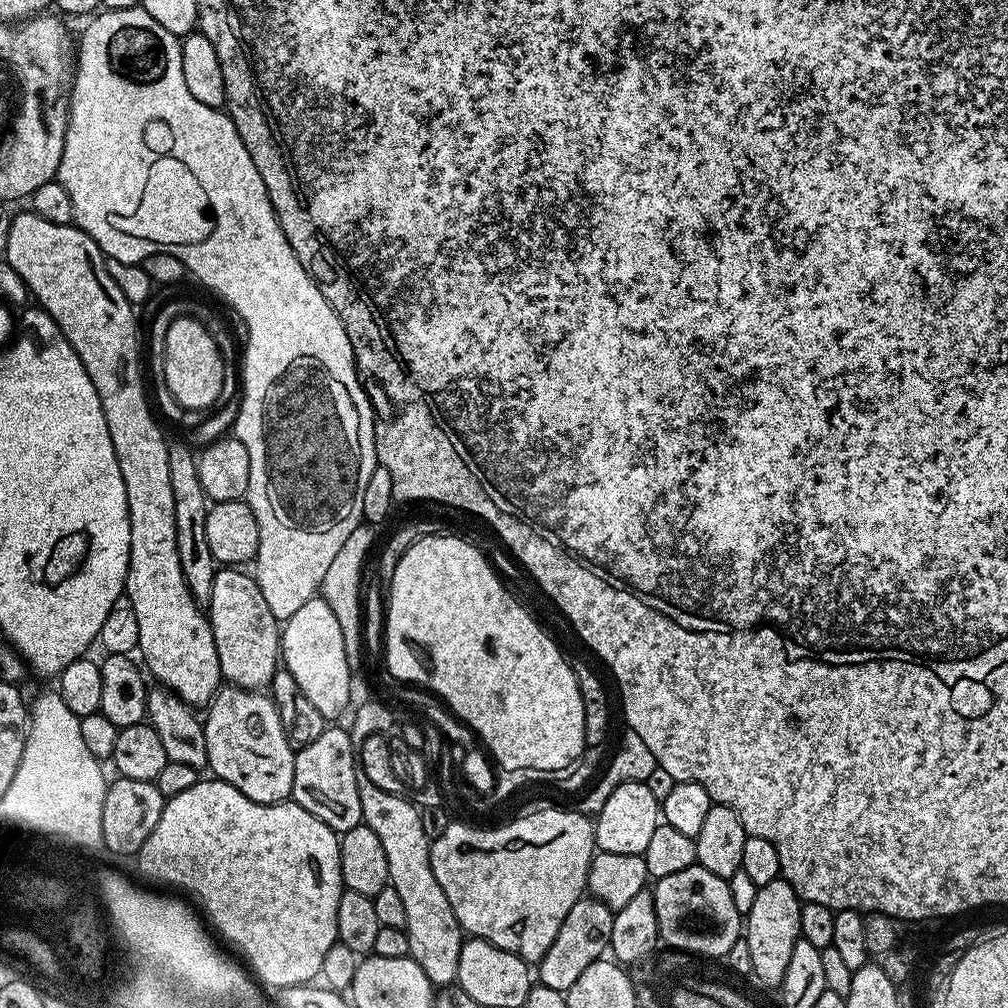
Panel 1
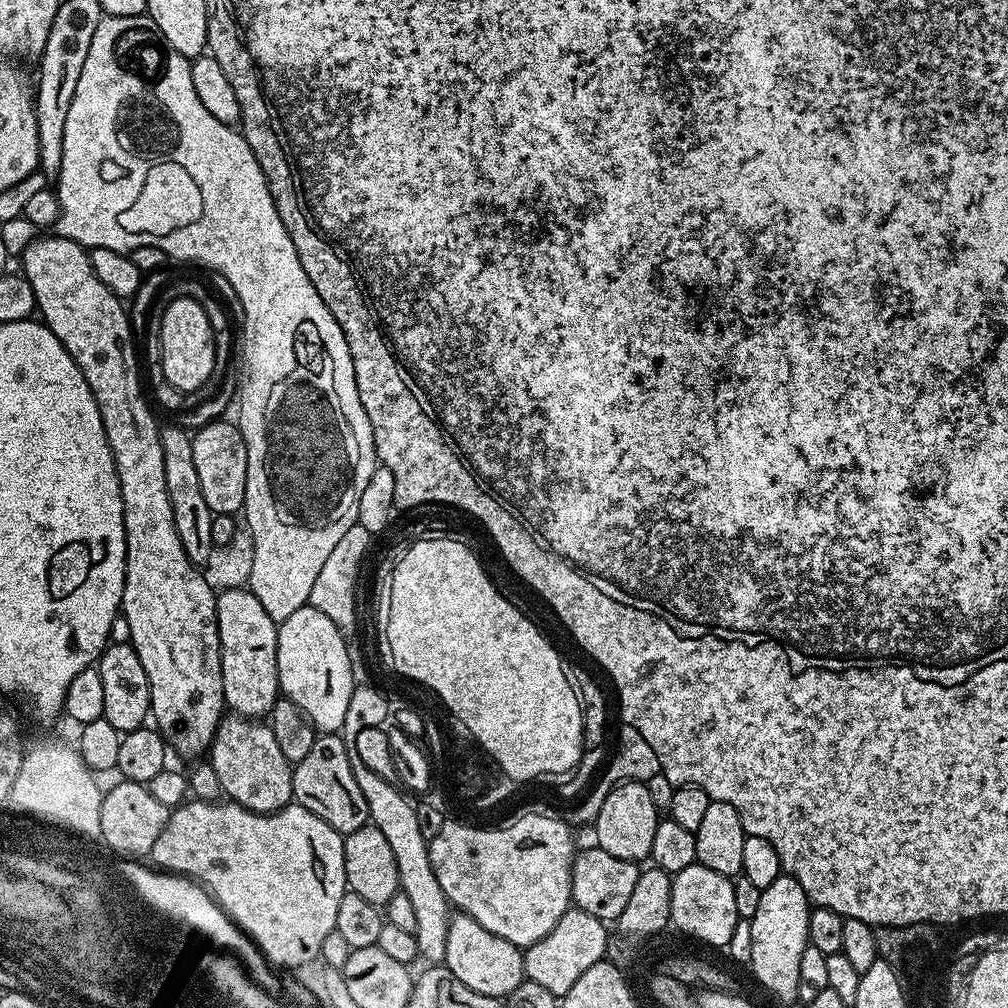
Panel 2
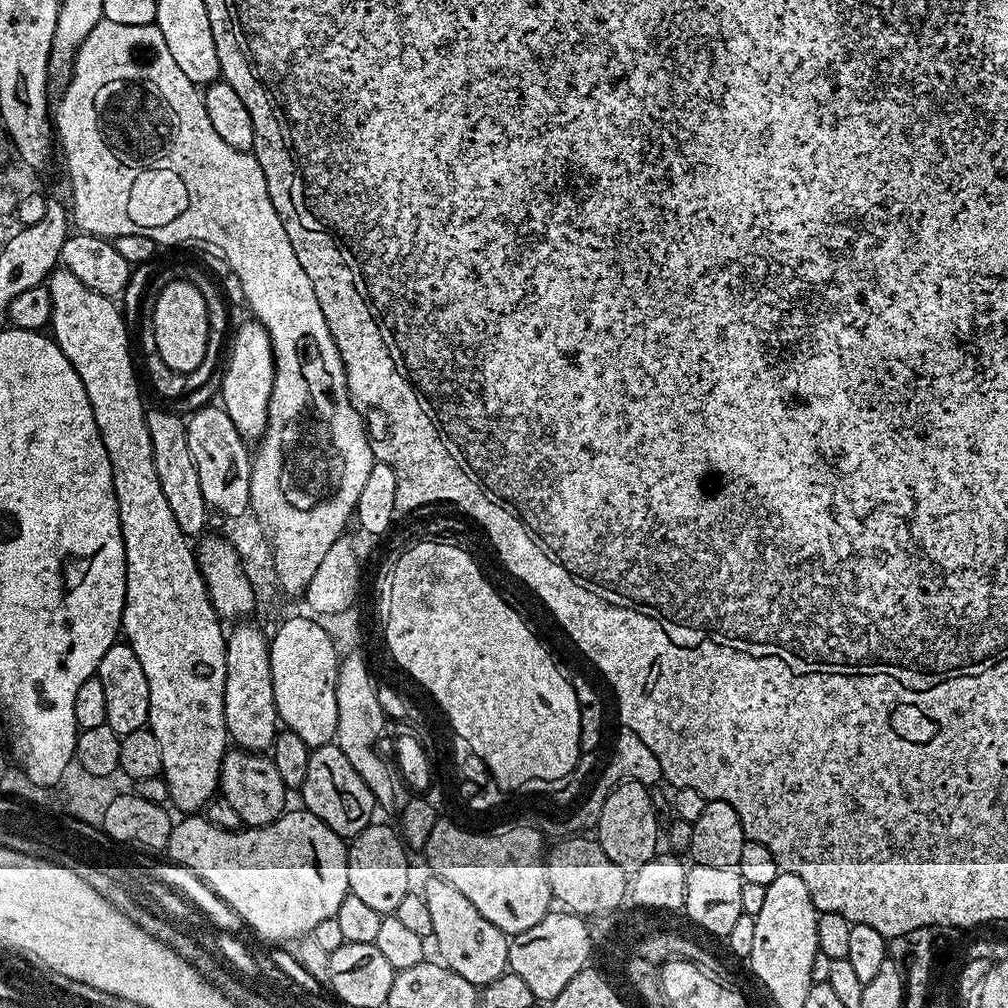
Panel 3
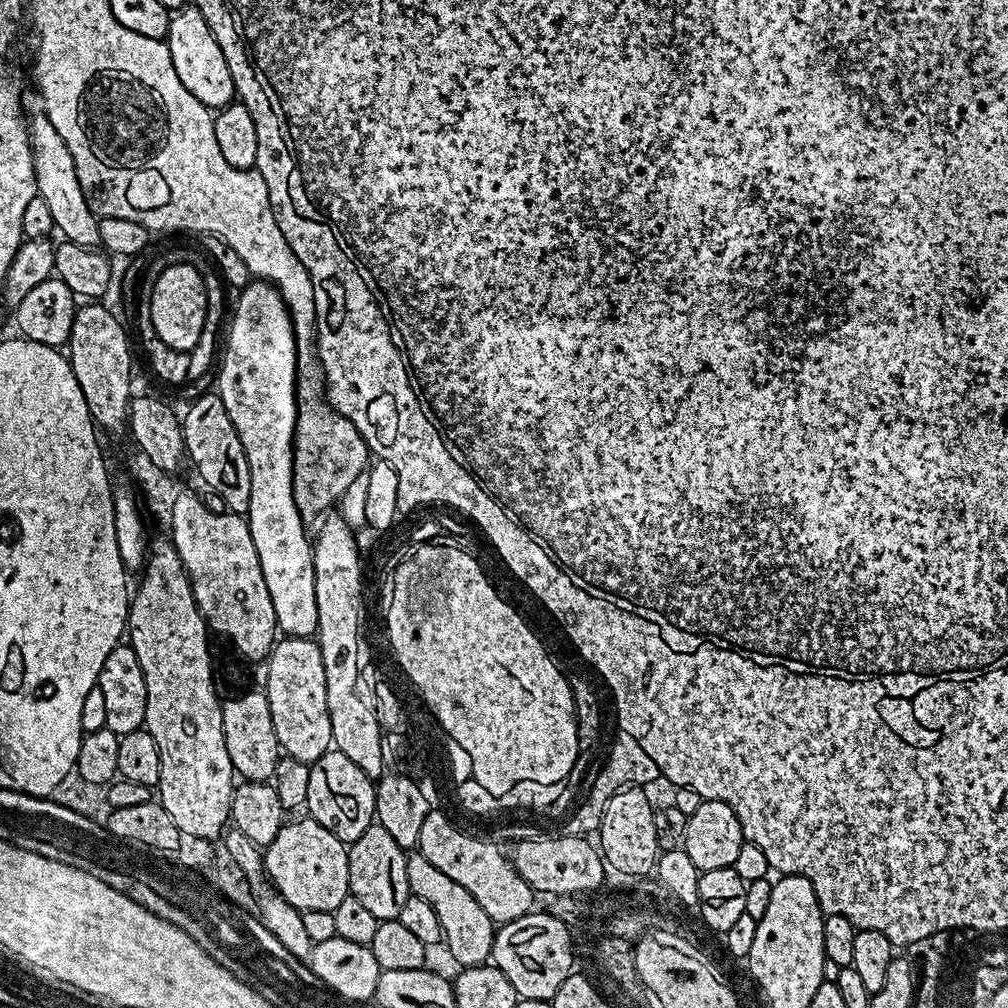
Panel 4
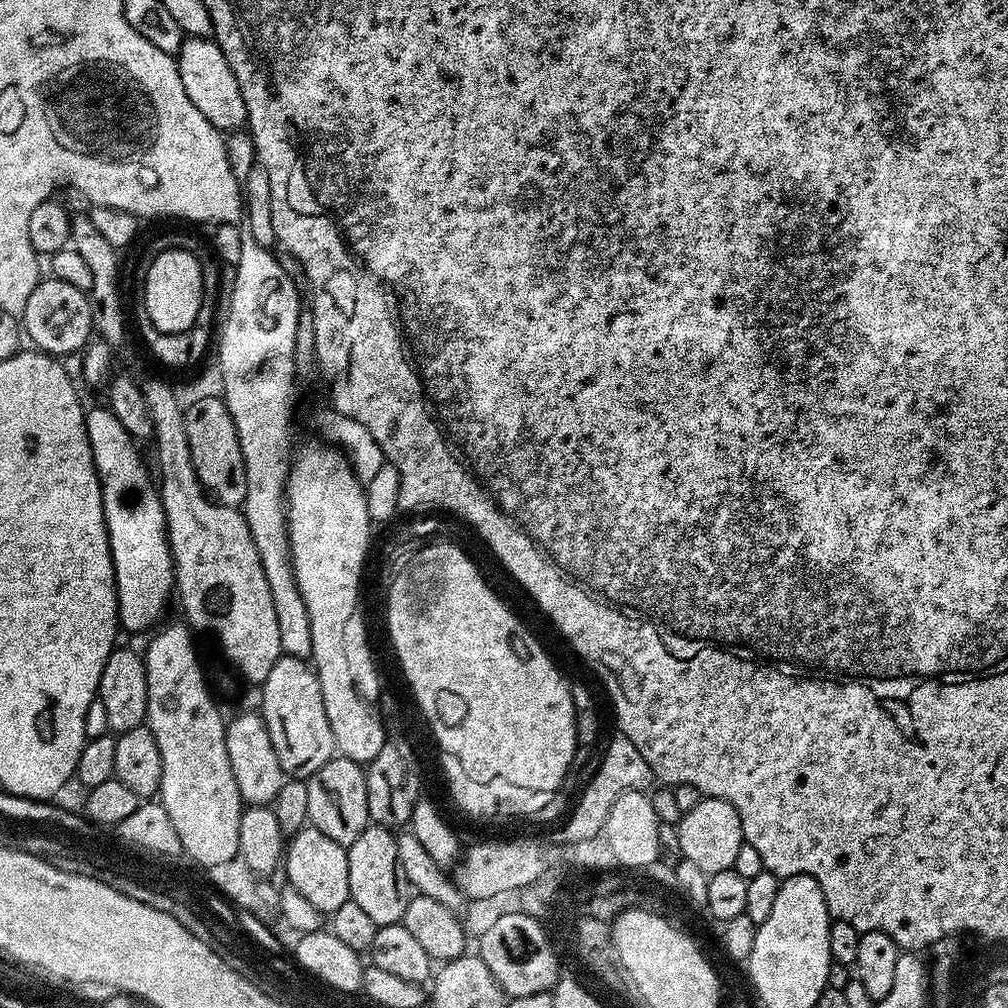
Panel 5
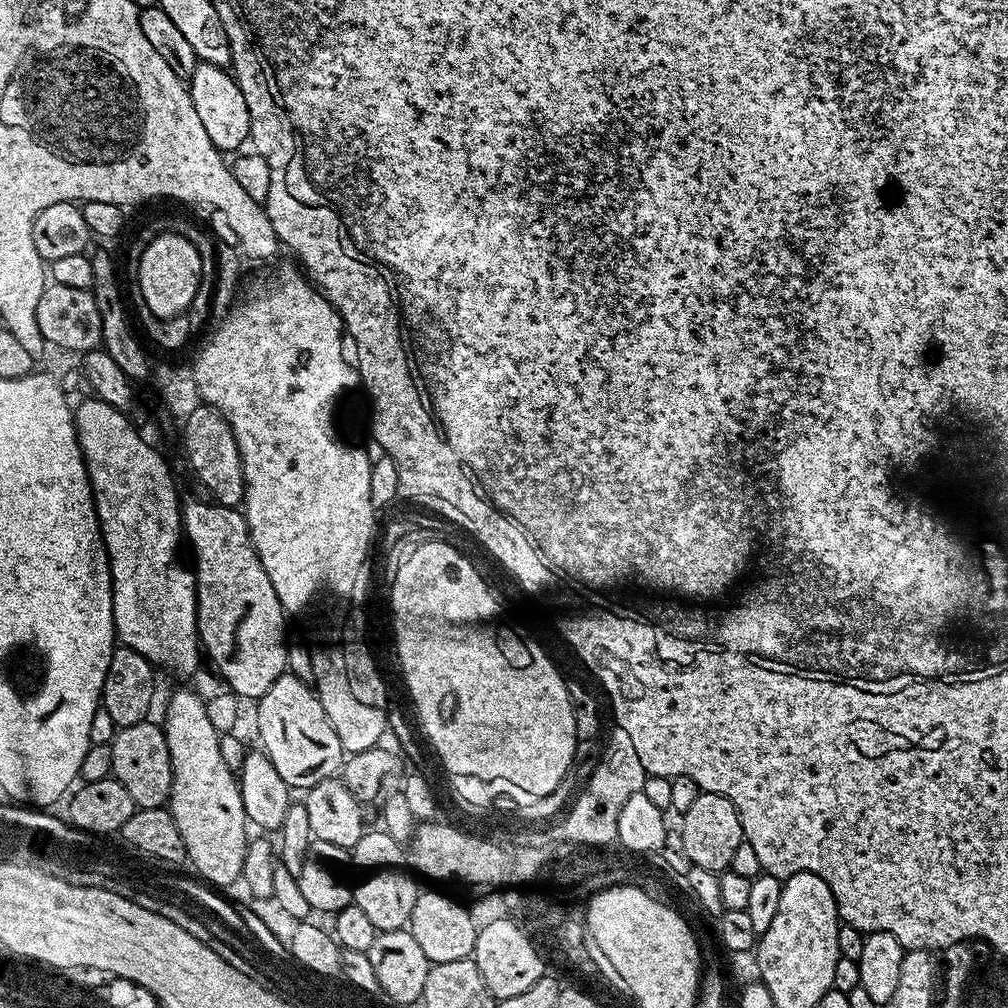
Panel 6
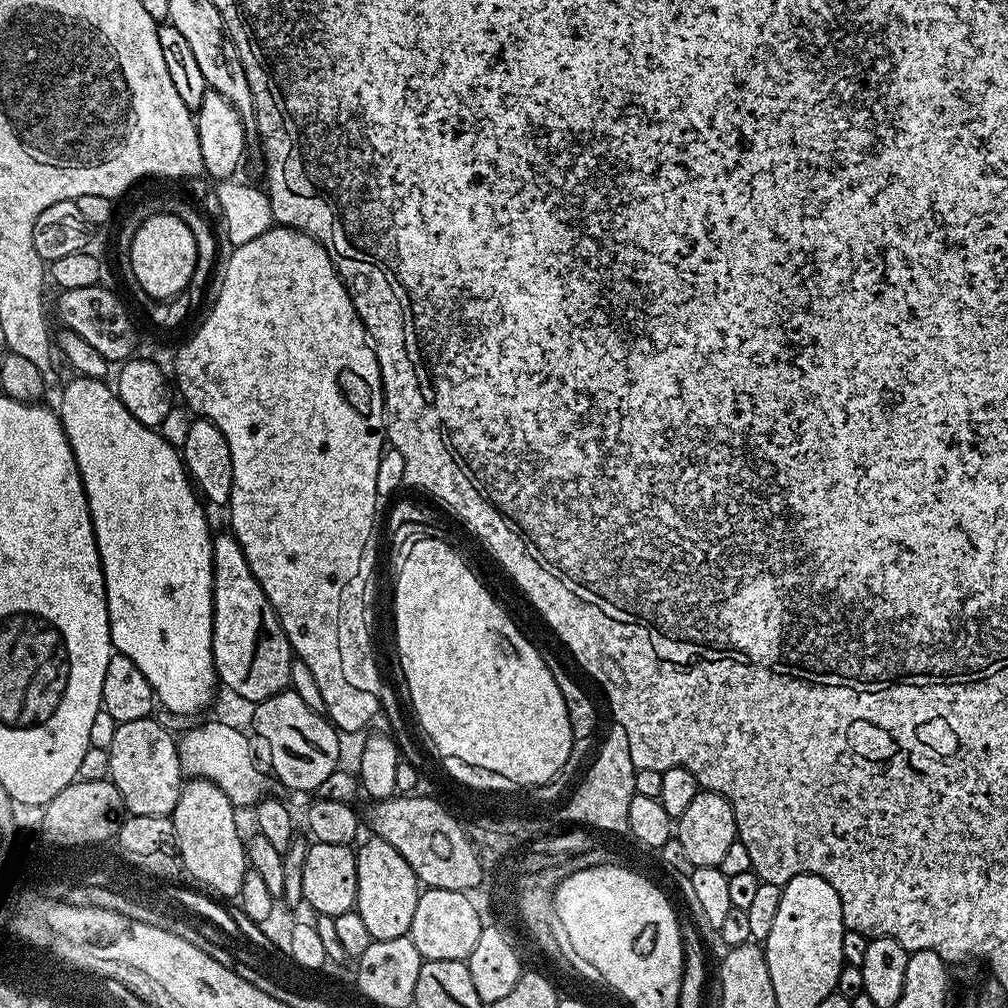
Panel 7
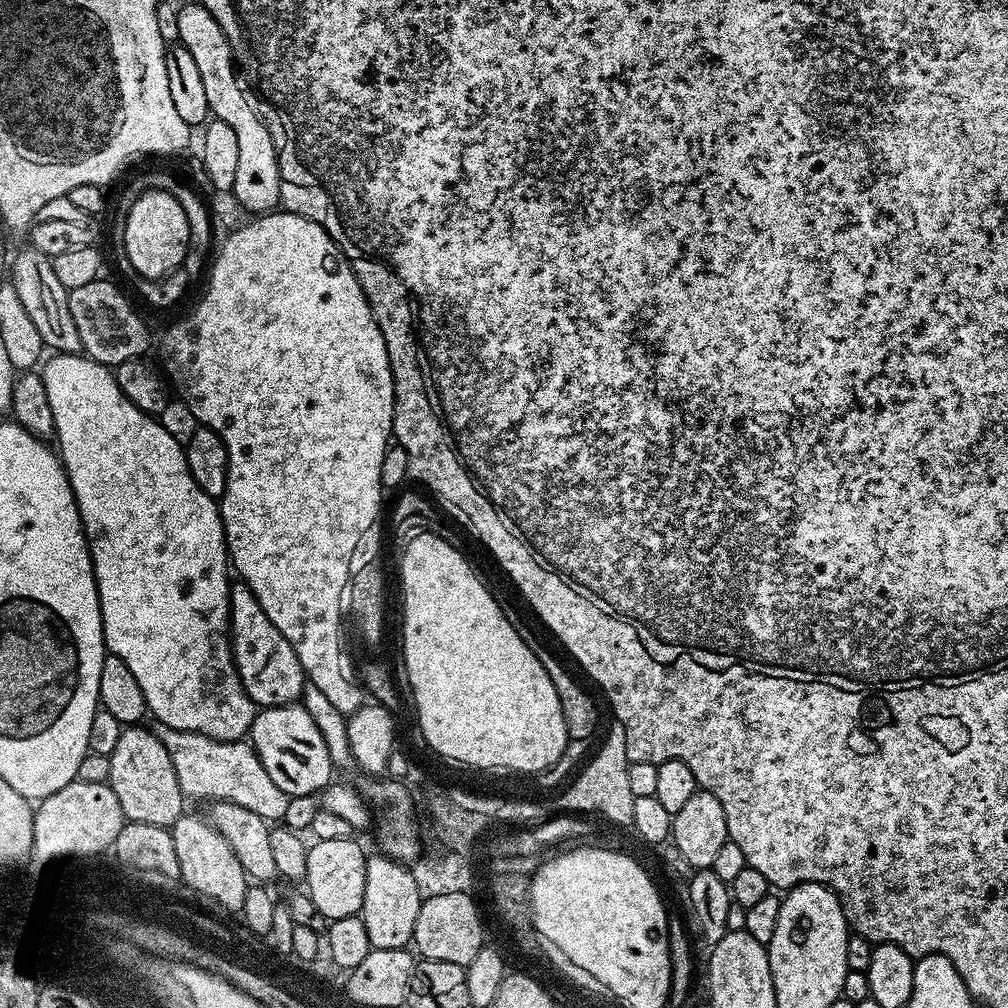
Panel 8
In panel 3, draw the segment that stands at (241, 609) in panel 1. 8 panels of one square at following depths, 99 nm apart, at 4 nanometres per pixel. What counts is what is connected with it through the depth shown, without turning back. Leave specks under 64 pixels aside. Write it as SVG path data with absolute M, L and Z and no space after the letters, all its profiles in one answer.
M240 622L226 636L228 673L224 683L224 717L231 743L246 752L263 753L276 741L278 717L270 674L269 637L252 622Z

